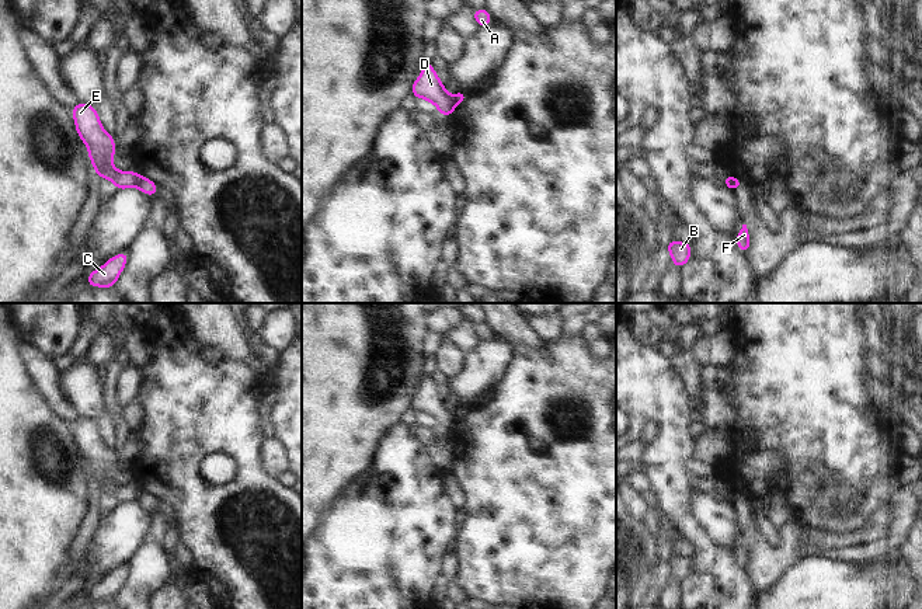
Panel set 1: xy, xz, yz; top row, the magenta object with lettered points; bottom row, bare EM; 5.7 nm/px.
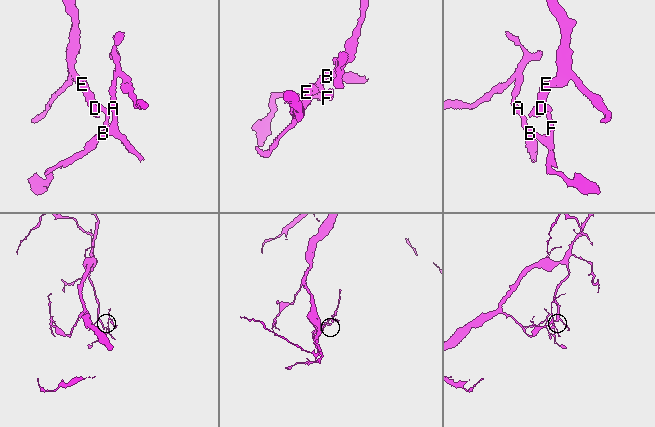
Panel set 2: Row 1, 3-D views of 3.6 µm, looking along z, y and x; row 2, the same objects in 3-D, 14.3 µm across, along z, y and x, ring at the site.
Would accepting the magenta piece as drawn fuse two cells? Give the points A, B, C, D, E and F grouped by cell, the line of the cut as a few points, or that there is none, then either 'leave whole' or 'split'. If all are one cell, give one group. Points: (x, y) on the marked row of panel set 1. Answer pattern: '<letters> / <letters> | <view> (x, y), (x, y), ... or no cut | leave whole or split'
A B C F / D E | xy (139, 177), (136, 185) | split

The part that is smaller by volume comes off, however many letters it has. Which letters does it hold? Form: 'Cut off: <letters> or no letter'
Cut off: A, B, C, F

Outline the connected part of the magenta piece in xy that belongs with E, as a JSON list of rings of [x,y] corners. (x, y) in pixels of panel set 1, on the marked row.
[[[77,102],[72,115],[76,119],[76,133],[81,136],[81,143],[87,147],[87,153],[100,178],[108,177],[111,182],[115,184],[116,189],[138,187],[138,173],[121,173],[111,166],[111,160],[115,157],[115,142],[112,135],[102,129],[97,109],[91,105]]]

